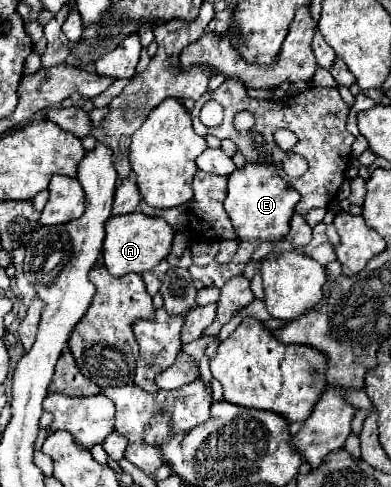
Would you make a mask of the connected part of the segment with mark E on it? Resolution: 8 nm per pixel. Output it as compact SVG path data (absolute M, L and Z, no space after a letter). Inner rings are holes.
M248 163L244 169L236 169L228 177L228 197L224 207L240 241L280 241L290 231L290 219L298 199L300 195L296 195L296 191L292 191L292 187L288 187L280 175L276 175L276 167Z

